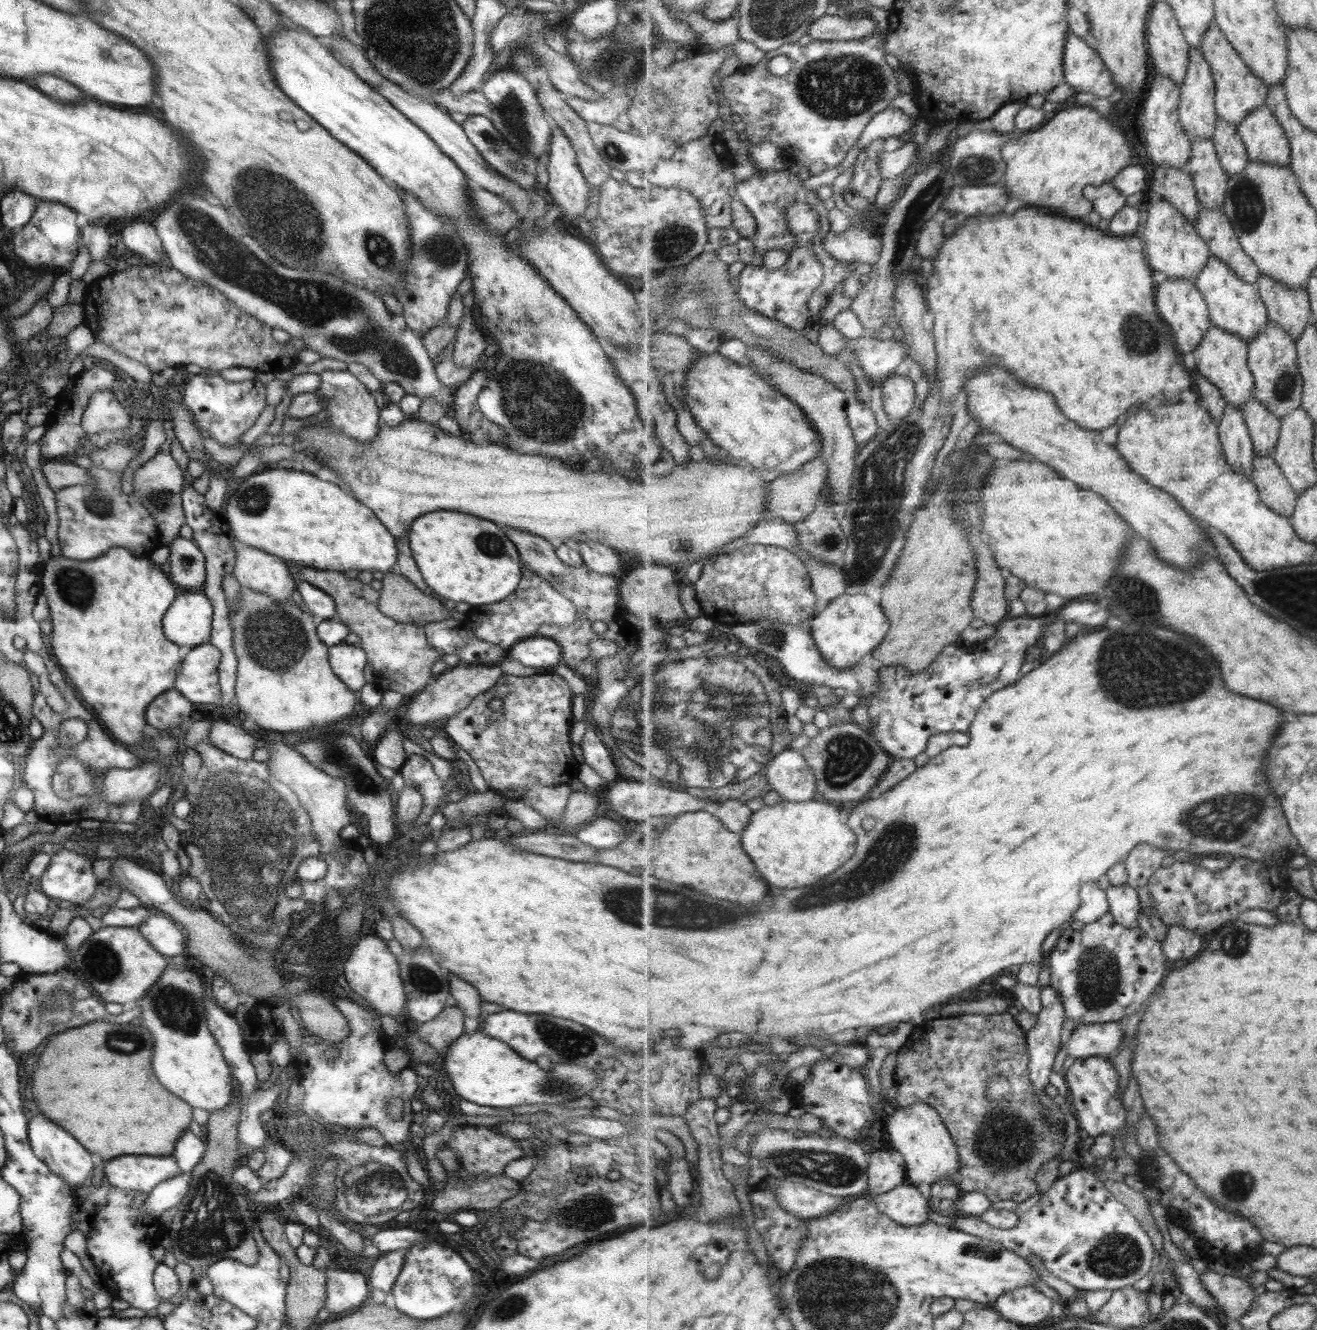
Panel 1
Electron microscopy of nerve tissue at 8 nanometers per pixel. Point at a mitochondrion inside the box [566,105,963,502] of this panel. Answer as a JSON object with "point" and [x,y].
{"point":[922,203]}

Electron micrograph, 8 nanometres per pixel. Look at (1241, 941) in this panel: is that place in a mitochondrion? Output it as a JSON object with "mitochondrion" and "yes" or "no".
{"mitochondrion":"yes"}

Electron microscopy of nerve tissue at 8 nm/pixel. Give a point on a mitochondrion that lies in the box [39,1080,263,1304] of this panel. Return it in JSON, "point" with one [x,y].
{"point":[212,1224]}

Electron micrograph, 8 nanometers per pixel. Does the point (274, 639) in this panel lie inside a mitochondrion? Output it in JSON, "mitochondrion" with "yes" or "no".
{"mitochondrion":"yes"}

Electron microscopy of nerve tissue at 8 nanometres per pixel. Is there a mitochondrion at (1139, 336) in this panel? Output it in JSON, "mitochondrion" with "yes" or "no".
{"mitochondrion":"yes"}

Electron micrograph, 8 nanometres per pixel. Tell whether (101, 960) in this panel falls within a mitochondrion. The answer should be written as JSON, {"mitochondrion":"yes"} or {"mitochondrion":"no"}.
{"mitochondrion":"yes"}

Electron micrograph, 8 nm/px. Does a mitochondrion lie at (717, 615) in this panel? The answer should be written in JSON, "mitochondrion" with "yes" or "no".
{"mitochondrion":"no"}

